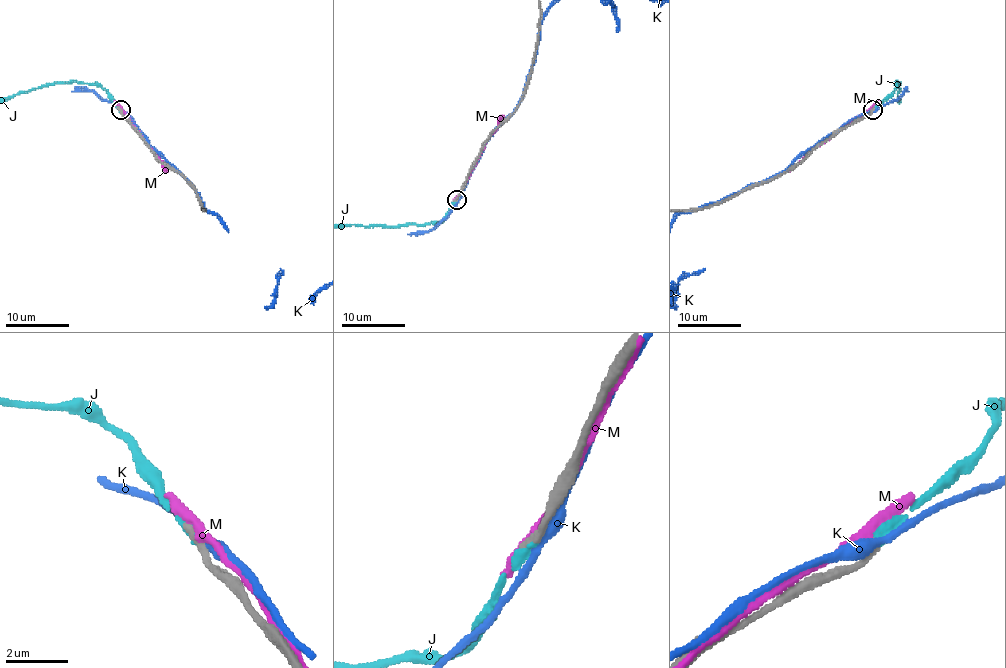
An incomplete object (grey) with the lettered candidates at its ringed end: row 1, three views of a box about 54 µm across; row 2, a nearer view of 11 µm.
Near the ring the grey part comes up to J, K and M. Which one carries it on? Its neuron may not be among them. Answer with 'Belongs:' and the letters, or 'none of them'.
Belongs: J

